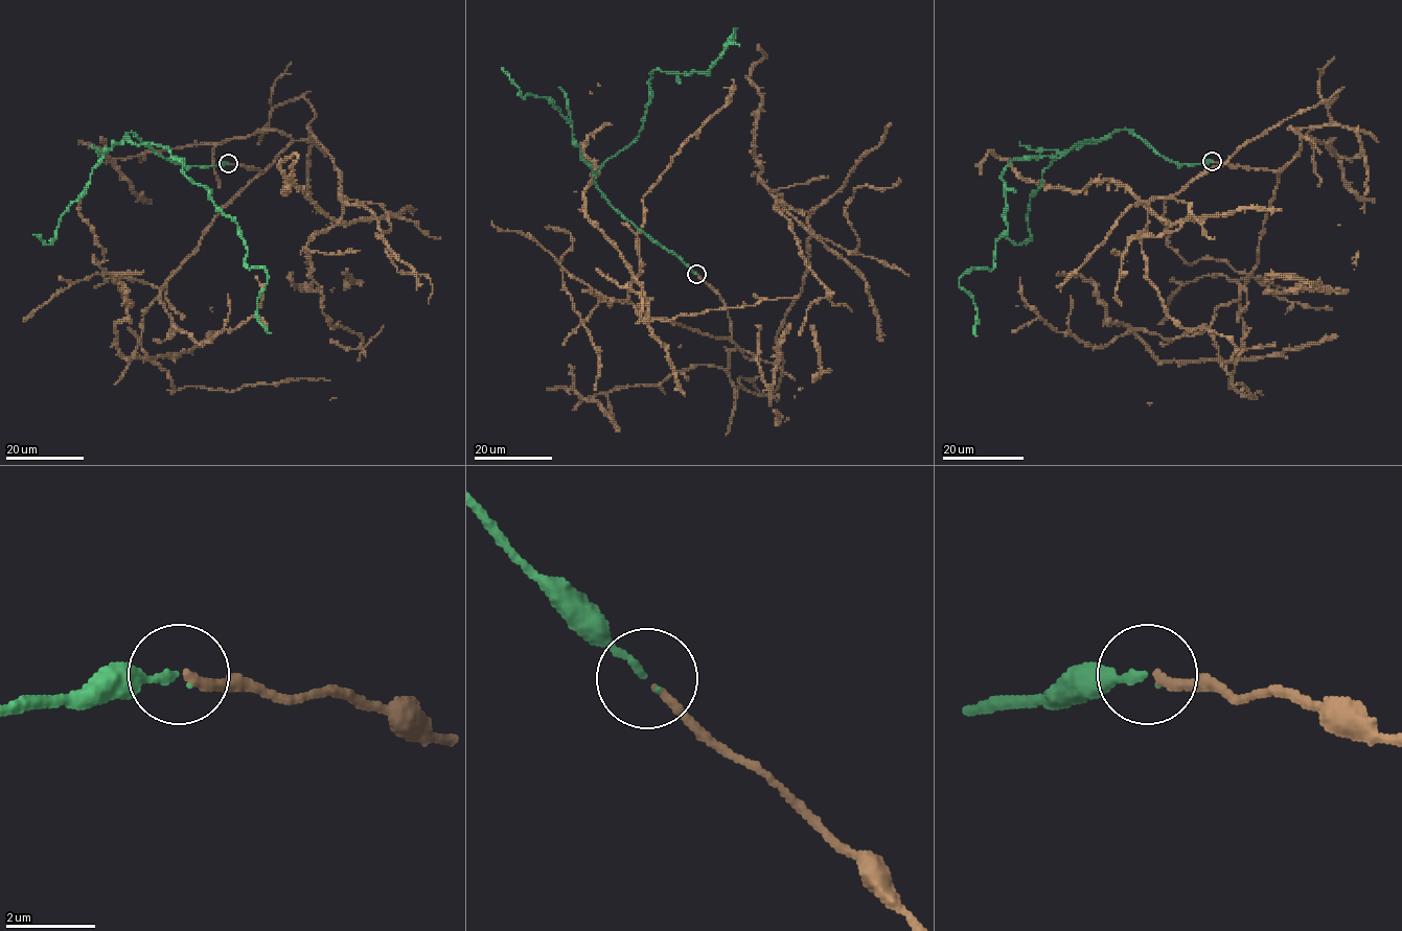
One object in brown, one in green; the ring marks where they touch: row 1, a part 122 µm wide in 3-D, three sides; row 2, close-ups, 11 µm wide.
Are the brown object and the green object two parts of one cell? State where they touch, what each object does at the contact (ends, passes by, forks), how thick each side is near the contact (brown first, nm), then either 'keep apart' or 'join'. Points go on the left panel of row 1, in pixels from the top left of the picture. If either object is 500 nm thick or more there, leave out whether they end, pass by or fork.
at (228, 163); brown ends there; green ends there; 190 nm thick on the brown side, 160 nm on the other; join

